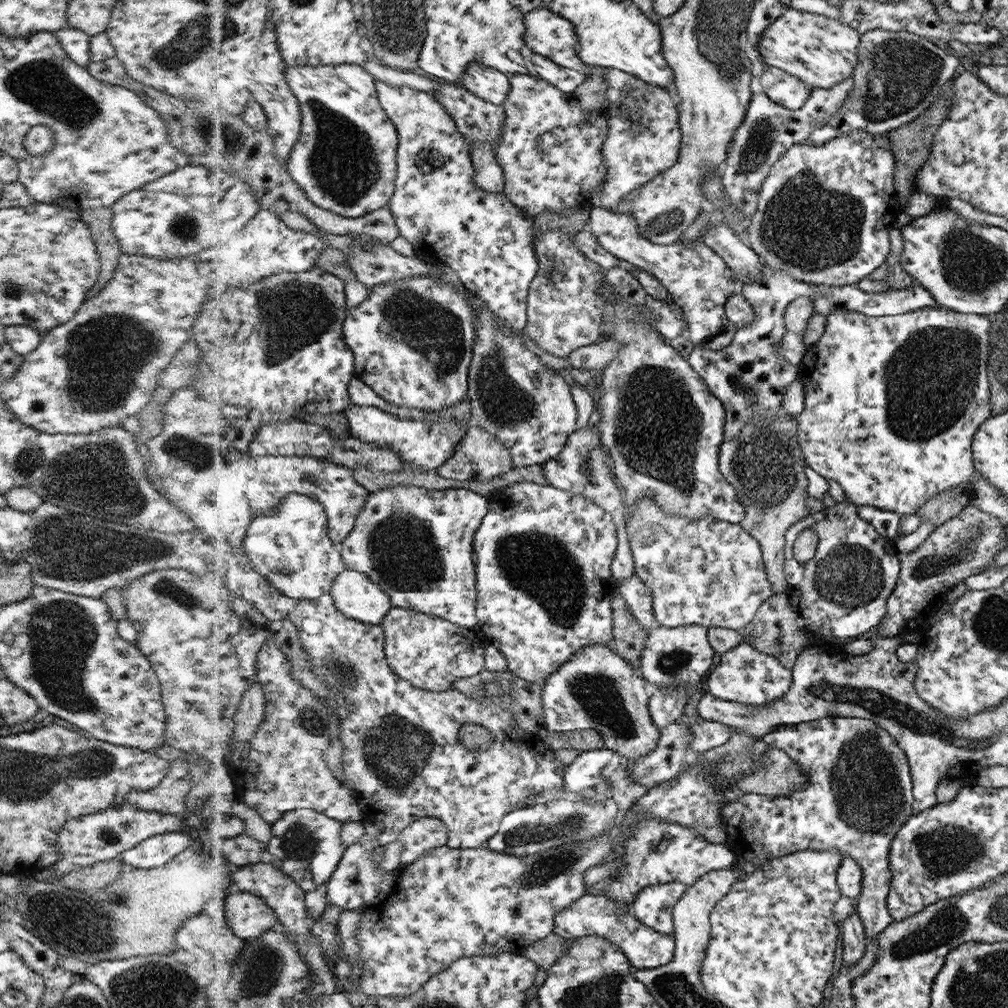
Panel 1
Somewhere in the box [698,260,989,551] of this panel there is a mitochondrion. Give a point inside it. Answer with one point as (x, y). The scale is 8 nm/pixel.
(928, 383)

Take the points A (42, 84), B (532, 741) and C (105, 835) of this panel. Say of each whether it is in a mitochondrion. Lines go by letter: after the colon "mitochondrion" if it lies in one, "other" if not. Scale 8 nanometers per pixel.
A: mitochondrion
B: other
C: mitochondrion

